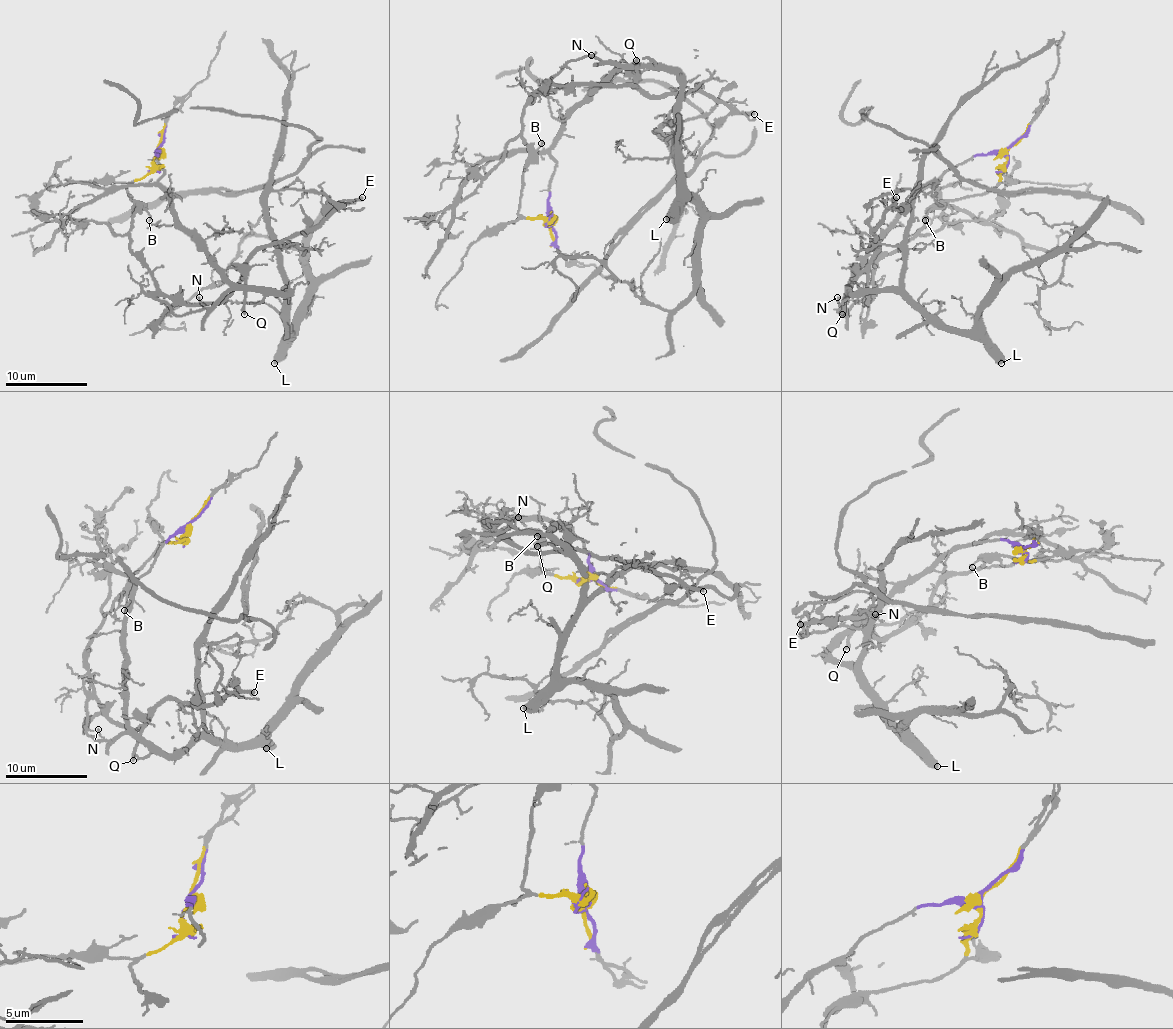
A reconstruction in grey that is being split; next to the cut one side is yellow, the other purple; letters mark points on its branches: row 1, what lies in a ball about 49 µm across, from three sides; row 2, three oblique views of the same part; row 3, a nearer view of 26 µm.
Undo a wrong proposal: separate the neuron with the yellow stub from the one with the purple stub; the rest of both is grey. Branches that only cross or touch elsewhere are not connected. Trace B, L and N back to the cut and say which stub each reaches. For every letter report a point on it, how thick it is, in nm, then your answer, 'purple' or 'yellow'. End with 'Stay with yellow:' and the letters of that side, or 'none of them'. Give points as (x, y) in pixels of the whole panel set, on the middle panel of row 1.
B: (541, 143) | 120 nm | yellow
L: (666, 219) | 500 nm | purple
N: (591, 55) | 120 nm | purple
Stay with yellow: B

